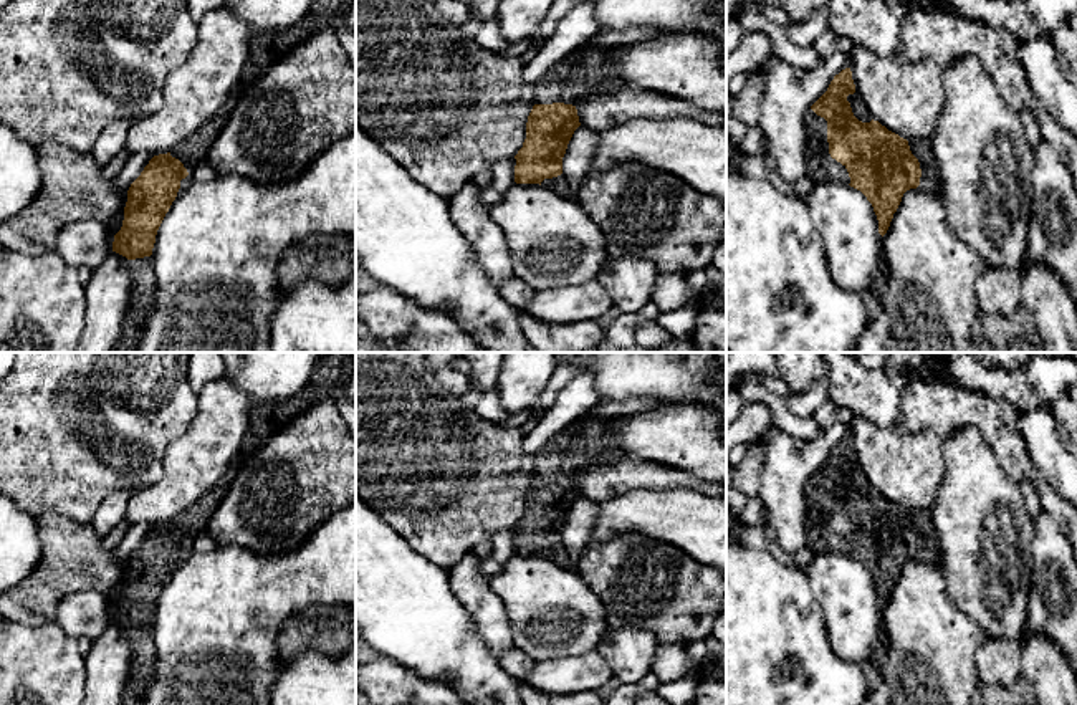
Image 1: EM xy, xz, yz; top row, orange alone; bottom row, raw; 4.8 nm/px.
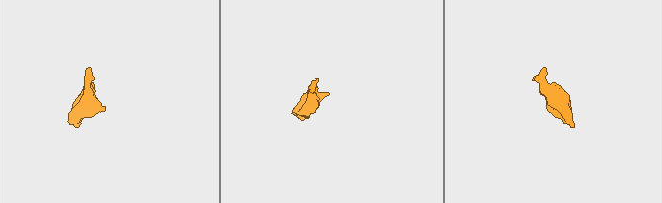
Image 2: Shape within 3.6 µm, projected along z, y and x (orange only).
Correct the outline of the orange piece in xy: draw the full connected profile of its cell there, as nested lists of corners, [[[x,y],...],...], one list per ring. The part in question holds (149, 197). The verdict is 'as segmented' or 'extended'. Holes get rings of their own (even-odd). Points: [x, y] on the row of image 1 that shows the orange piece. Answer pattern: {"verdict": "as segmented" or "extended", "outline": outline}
{"verdict": "extended", "outline": [[[313,0],[309,12],[291,28],[281,30],[273,36],[260,36],[251,40],[250,53],[242,71],[242,81],[230,94],[228,101],[210,121],[202,124],[192,136],[182,141],[167,154],[154,156],[144,167],[141,175],[131,184],[127,190],[127,202],[124,207],[124,220],[121,230],[114,235],[112,252],[126,257],[127,266],[131,270],[131,311],[124,323],[124,334],[116,344],[112,352],[134,352],[141,331],[144,329],[144,318],[156,300],[156,273],[152,265],[152,248],[156,243],[157,230],[169,212],[172,202],[192,184],[192,172],[195,165],[207,159],[207,154],[223,129],[227,118],[233,113],[242,91],[255,79],[258,74],[275,63],[283,53],[304,41],[311,35],[323,28],[334,30],[336,12],[342,2],[351,3],[352,0]]]}

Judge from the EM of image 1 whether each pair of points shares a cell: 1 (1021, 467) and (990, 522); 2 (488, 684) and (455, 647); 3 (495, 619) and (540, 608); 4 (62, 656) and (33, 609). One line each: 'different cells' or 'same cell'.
1: different cells
2: same cell
3: different cells
4: different cells

